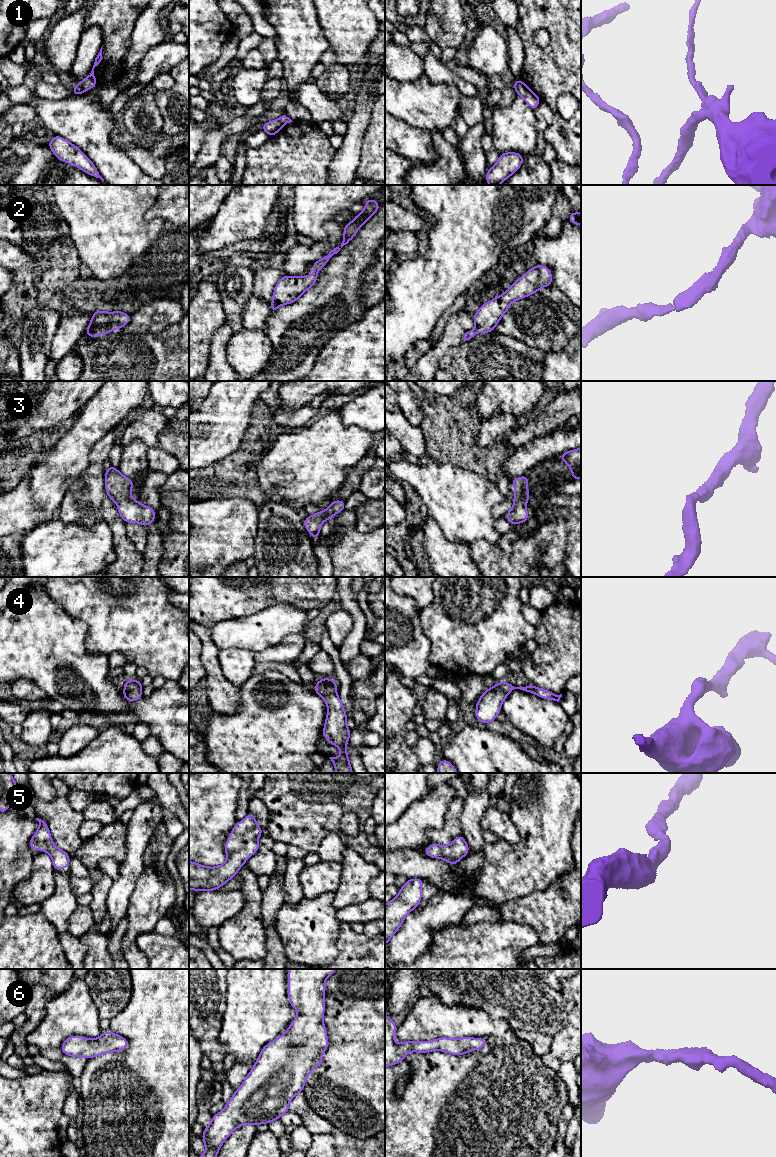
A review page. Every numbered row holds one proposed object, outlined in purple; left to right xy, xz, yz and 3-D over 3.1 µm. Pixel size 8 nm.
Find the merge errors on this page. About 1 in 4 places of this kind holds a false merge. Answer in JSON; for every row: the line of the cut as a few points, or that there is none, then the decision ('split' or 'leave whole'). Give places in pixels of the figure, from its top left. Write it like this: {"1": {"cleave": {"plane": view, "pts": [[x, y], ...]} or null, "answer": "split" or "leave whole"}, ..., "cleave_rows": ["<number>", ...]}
{"1": {"cleave": {"plane": "xy", "pts": [[82, 81], [83, 87], [86, 90]]}, "answer": "split"}, "2": {"cleave": null, "answer": "leave whole"}, "3": {"cleave": null, "answer": "leave whole"}, "4": {"cleave": null, "answer": "leave whole"}, "5": {"cleave": null, "answer": "leave whole"}, "6": {"cleave": null, "answer": "leave whole"}, "cleave_rows": ["1"]}

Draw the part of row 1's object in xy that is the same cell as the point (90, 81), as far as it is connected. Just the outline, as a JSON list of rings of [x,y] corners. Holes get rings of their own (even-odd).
[[[102,47],[97,57],[95,58],[95,62],[94,62],[91,73],[85,79],[83,79],[83,85],[86,91],[92,89],[97,85],[97,79],[94,75],[94,68],[101,62],[101,60],[102,60]]]

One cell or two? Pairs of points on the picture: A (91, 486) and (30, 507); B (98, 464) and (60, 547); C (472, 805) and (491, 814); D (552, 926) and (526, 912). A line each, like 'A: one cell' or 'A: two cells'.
A: two cells
B: two cells
C: two cells
D: one cell

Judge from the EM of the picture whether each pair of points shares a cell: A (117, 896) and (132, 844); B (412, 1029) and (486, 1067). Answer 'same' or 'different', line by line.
A: same
B: same

